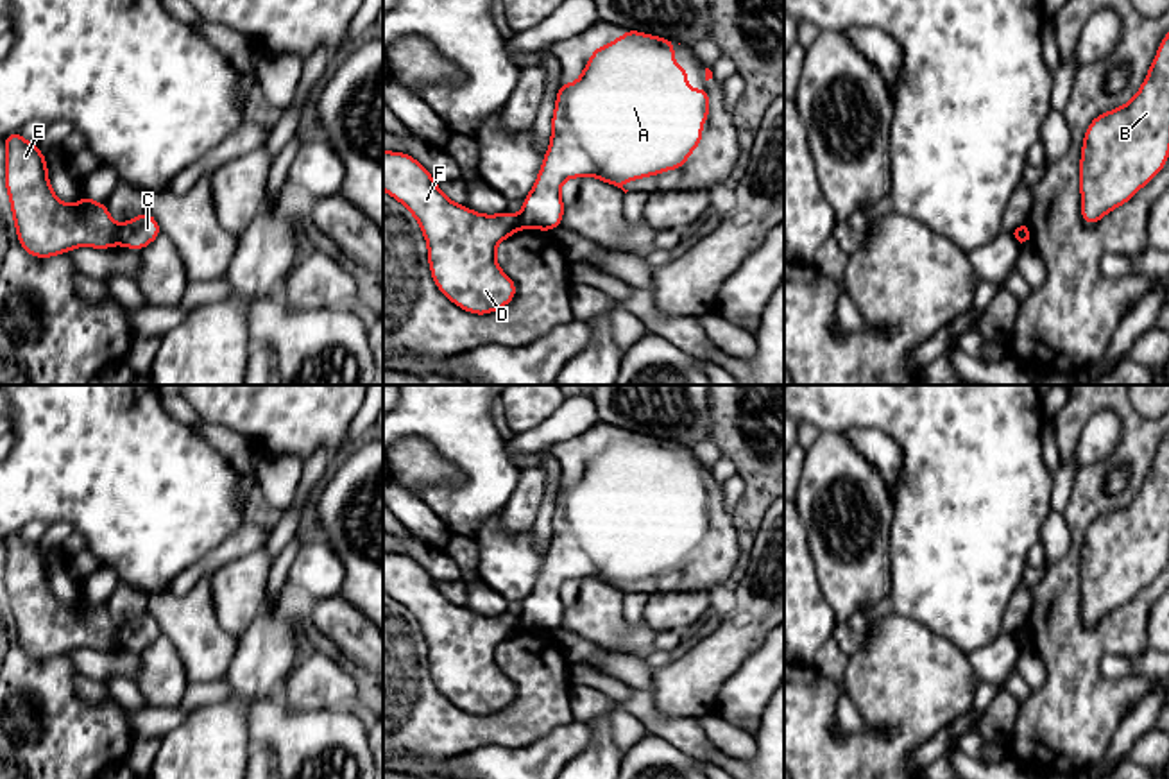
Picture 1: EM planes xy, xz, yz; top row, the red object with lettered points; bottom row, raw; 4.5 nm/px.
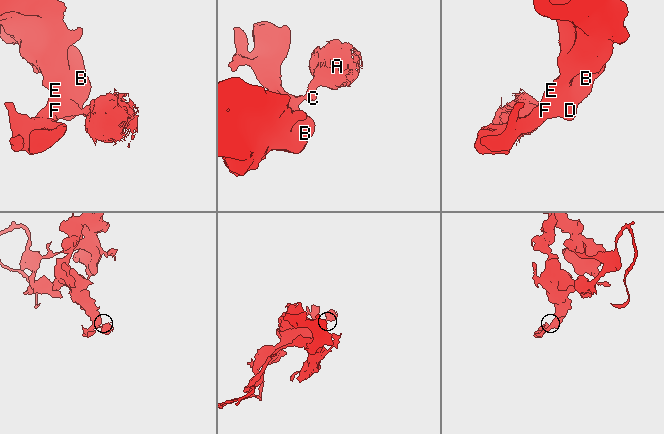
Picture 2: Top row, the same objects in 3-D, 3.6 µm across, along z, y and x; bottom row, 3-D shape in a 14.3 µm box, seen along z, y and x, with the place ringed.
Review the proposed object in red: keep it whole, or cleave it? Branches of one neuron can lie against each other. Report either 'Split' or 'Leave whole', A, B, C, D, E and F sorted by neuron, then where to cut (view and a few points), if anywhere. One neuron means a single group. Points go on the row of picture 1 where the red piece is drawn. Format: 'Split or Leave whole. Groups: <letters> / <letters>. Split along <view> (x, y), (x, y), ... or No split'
Split. Groups: A C / B D E F. Split along xy (119, 226), (117, 240)

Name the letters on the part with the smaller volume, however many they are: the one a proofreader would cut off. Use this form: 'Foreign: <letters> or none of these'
Foreign: A, C

